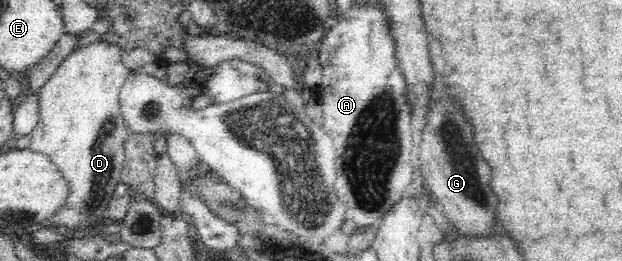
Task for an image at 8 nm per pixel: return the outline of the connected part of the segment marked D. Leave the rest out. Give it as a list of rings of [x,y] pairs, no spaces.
[[[92,42],[84,48],[72,50],[46,83],[37,92],[38,123],[32,130],[29,149],[49,156],[58,169],[69,180],[70,196],[61,210],[46,220],[46,226],[66,226],[68,235],[81,235],[83,232],[100,231],[107,221],[102,217],[108,201],[111,199],[115,186],[121,181],[122,163],[125,157],[124,141],[129,135],[125,119],[120,110],[119,92],[127,79],[130,70],[121,60],[123,50],[116,44]]]

